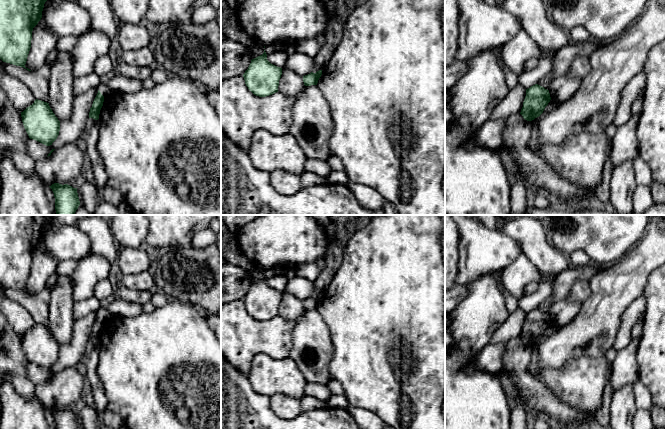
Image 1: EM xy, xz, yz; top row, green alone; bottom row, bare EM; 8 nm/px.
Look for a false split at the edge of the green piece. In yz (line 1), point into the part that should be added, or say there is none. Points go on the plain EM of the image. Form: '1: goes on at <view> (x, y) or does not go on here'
1: does not go on here

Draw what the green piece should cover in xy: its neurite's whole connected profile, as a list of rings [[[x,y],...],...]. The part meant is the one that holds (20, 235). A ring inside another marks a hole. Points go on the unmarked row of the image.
[[[0,215],[0,283],[3,286],[10,287],[10,288],[13,288],[13,289],[16,289],[16,290],[20,290],[20,291],[23,291],[23,292],[27,293],[28,295],[31,295],[30,293],[28,293],[28,292],[25,291],[25,288],[26,288],[26,285],[27,285],[27,281],[28,281],[30,272],[31,272],[32,255],[33,255],[33,252],[38,248],[38,246],[42,242],[42,235],[43,235],[43,232],[44,232],[44,228],[45,228],[45,226],[47,224],[48,224],[48,222],[46,220],[45,215]]]

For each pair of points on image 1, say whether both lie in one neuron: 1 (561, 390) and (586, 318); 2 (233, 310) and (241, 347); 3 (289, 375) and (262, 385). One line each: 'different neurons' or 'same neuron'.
1: different neurons
2: same neuron
3: same neuron

